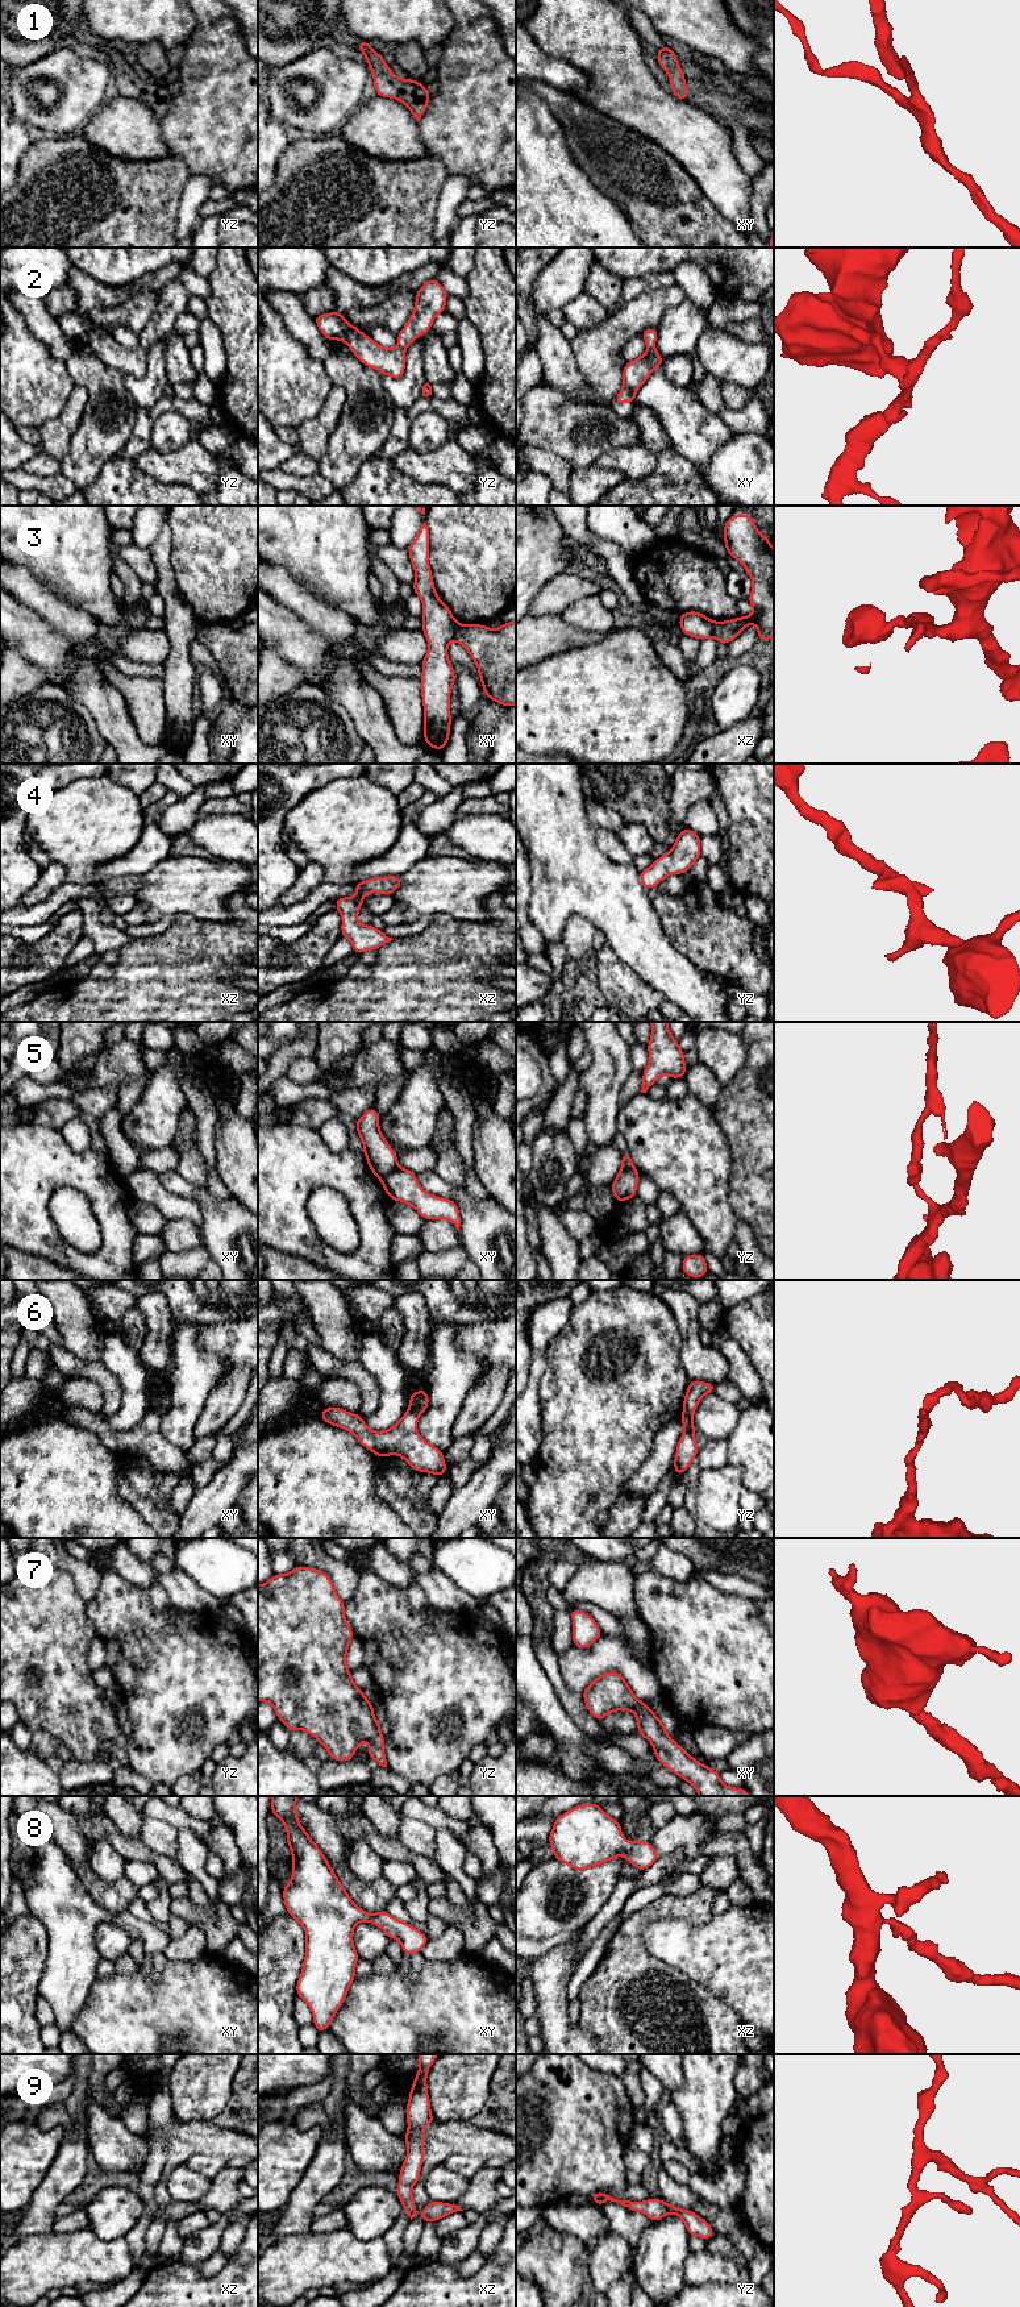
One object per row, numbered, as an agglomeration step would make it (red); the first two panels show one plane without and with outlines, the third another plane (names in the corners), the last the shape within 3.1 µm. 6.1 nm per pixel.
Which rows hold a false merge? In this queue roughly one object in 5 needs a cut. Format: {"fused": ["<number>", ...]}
{"fused": ["3", "5", "6"]}

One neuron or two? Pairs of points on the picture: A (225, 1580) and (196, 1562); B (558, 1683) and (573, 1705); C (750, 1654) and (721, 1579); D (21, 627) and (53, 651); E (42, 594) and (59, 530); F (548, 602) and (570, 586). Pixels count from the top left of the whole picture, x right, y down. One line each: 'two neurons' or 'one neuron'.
A: one neuron
B: one neuron
C: two neurons
D: one neuron
E: two neurons
F: one neuron

